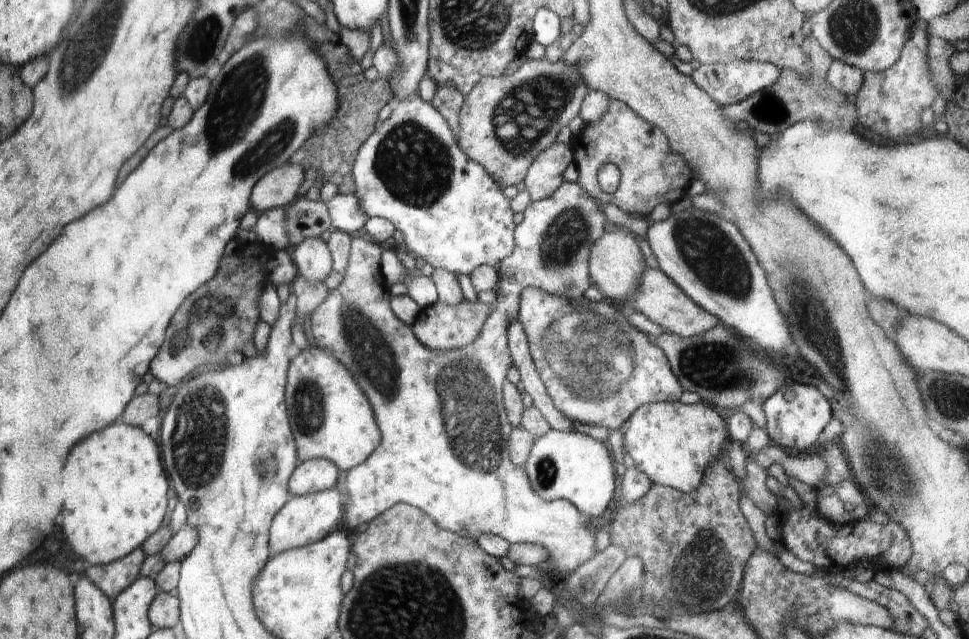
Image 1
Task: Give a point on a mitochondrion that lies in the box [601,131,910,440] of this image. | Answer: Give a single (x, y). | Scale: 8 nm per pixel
(711, 254)

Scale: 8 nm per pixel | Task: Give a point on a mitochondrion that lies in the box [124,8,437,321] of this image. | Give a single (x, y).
(247, 83)

